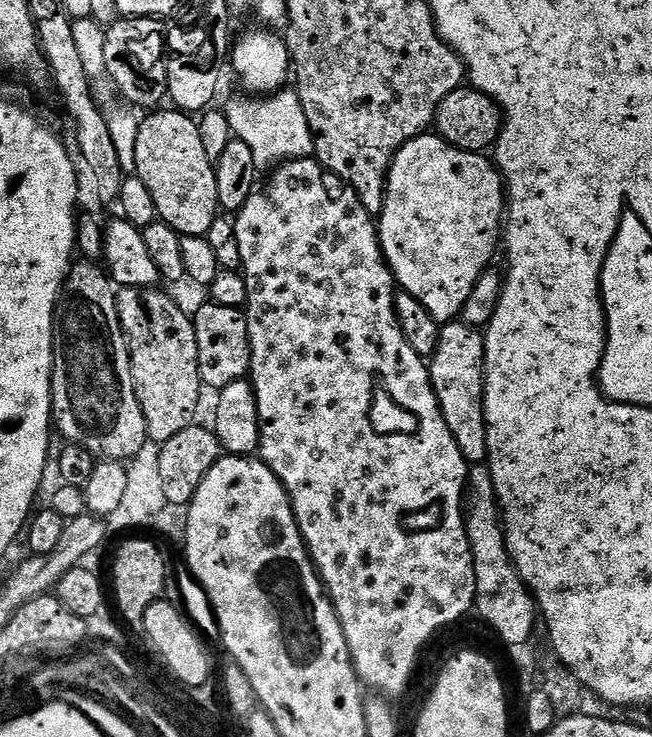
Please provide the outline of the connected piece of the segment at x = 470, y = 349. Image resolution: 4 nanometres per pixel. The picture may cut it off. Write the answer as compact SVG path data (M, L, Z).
M463 320L447 321L440 330L439 346L429 363L429 380L439 400L443 417L469 465L485 463L488 456L488 430L484 421L483 333Z

